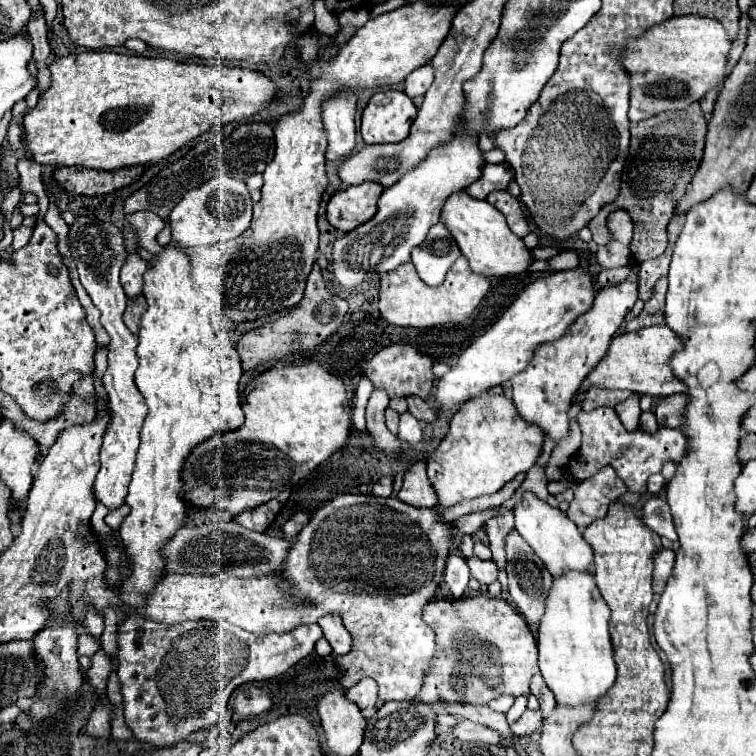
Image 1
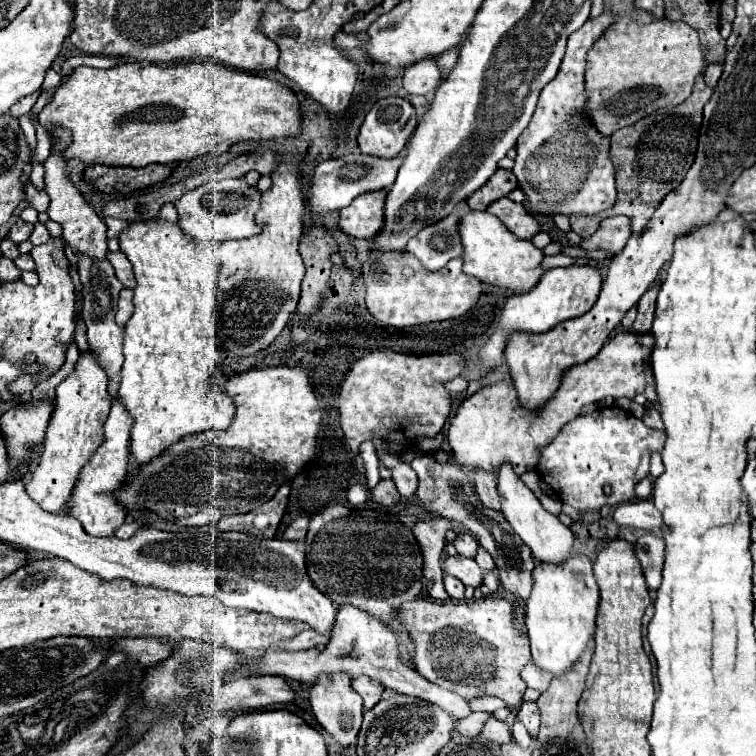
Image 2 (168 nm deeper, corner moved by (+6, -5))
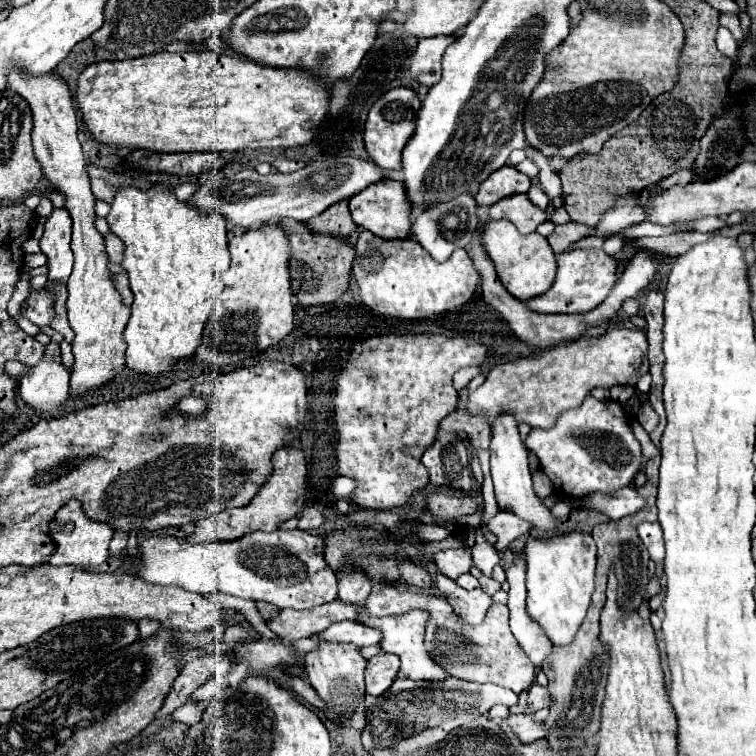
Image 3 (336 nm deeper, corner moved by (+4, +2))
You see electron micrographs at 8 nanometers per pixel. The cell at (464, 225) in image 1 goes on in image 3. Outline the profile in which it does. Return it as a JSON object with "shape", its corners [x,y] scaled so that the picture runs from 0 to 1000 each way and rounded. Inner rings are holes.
{"shape":[[[648,288],[638,296],[635,315],[638,315],[638,328],[651,344],[661,373],[669,378],[672,386],[677,386],[677,392],[683,392],[685,397],[698,397],[714,392],[730,378],[735,362],[735,341],[720,312],[714,312],[712,307],[693,312],[672,291]]]}

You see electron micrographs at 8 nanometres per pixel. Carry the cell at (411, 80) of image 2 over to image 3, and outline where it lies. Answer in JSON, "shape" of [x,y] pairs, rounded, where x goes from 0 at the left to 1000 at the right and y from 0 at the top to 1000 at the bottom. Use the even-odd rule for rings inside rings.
{"shape":[[[603,45],[601,48],[571,48],[563,53],[556,53],[550,71],[545,77],[542,101],[566,116],[574,114],[582,106],[582,77],[601,53],[603,53]]]}

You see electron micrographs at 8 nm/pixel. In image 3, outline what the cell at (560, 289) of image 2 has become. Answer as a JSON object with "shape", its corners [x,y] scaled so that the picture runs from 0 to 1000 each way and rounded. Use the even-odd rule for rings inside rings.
{"shape":[[[794,328],[749,331],[735,339],[738,357],[733,376],[717,392],[701,394],[693,402],[712,415],[772,415],[796,402],[815,373],[815,344]]]}

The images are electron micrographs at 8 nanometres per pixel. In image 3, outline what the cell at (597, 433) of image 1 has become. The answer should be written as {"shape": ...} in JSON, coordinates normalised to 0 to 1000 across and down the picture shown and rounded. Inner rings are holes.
{"shape":[[[775,524],[767,540],[759,540],[754,545],[743,545],[735,563],[728,569],[704,566],[696,590],[712,603],[717,624],[730,635],[733,646],[754,659],[775,659],[780,653],[796,651],[796,653],[812,653],[820,646],[828,646],[836,640],[839,630],[849,619],[849,593],[836,571],[836,556],[828,545],[828,540],[820,532],[812,529],[788,529],[783,524]]]}

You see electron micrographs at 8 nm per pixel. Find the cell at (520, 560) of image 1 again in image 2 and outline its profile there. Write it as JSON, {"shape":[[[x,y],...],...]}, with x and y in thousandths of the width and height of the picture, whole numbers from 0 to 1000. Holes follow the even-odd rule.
{"shape":[[[558,602],[553,604],[553,610],[545,610],[545,620],[553,626],[553,652],[550,652],[550,665],[566,676],[566,679],[577,679],[582,684],[598,687],[611,692],[630,713],[632,718],[653,737],[664,776],[669,782],[675,782],[683,792],[696,795],[701,782],[704,782],[704,753],[709,747],[709,742],[704,739],[704,729],[701,724],[677,702],[677,697],[672,694],[672,689],[667,687],[667,681],[661,676],[646,673],[638,668],[638,663],[632,660],[627,642],[622,639],[622,626],[616,620],[601,618],[595,612],[577,612],[574,604]]]}

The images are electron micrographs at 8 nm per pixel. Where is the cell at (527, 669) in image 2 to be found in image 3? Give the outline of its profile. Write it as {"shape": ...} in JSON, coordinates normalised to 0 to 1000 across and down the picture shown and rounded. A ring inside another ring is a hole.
{"shape":[[[690,738],[680,741],[669,754],[672,780],[672,804],[675,804],[675,831],[701,876],[712,884],[717,873],[728,868],[730,852],[717,836],[717,831],[701,820],[696,812],[696,743]]]}

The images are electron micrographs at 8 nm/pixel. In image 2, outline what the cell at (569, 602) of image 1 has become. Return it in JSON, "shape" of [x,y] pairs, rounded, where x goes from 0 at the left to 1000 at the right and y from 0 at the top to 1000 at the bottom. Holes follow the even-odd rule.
{"shape":[[[757,734],[741,747],[712,745],[704,755],[704,784],[696,795],[696,832],[704,858],[704,874],[730,890],[743,893],[759,882],[786,837],[791,806],[791,771],[783,758],[783,742],[775,734]]]}

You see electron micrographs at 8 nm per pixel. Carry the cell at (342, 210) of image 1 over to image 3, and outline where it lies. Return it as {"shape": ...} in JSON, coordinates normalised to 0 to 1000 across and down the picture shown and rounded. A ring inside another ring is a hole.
{"shape":[[[503,238],[500,243],[481,249],[474,259],[463,262],[463,283],[471,299],[489,304],[503,315],[540,315],[542,312],[542,267],[537,265],[534,243],[524,238]]]}

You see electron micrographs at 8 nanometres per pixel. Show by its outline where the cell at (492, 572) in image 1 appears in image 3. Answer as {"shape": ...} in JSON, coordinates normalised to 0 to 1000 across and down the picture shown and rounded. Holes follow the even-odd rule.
{"shape":[[[595,725],[595,728],[585,728],[579,733],[574,733],[579,757],[585,757],[587,762],[603,767],[608,759],[622,757],[624,751],[624,733],[619,725]]]}

